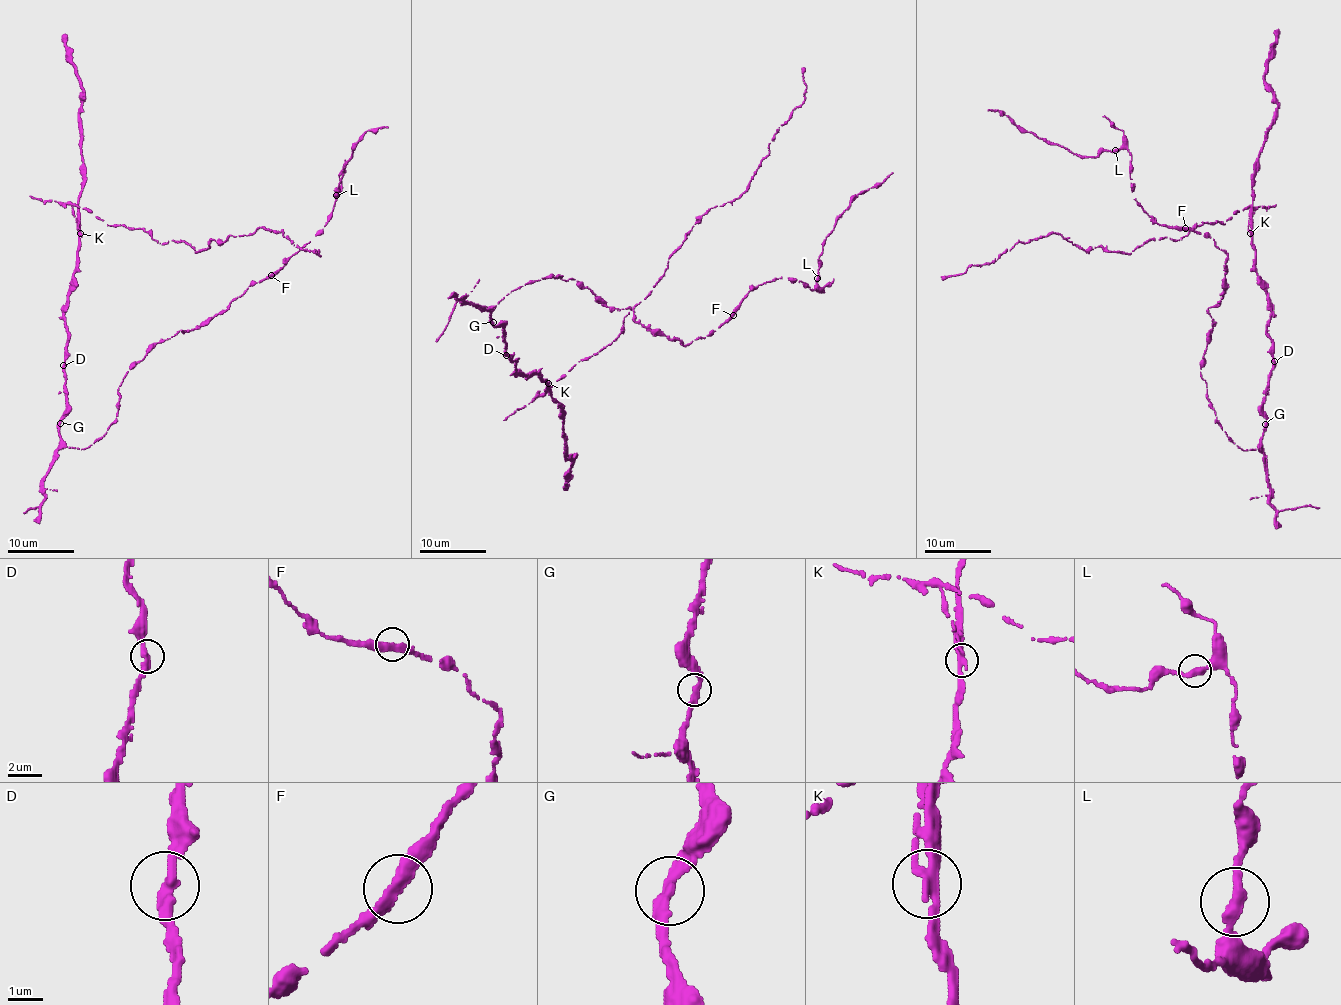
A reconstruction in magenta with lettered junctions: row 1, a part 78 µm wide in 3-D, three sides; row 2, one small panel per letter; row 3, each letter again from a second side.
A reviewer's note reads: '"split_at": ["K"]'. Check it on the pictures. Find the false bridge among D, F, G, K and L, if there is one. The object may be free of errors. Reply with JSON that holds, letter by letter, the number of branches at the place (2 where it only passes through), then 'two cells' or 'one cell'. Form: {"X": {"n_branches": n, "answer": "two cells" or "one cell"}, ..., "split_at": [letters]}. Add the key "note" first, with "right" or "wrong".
{"note": "right", "D": {"n_branches": 2, "answer": "one cell"}, "F": {"n_branches": 2, "answer": "one cell"}, "G": {"n_branches": 2, "answer": "one cell"}, "K": {"n_branches": 2, "answer": "two cells"}, "L": {"n_branches": 2, "answer": "one cell"}, "split_at": ["K"]}

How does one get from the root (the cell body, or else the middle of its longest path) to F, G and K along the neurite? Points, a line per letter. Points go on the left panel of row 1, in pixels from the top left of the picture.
F: (66, 398), (59, 440), (89, 447), (117, 416), (119, 385), (147, 349), (204, 326), (271, 275)
G: (66, 398), (66, 414), (60, 423)
K: (66, 398), (64, 306), (77, 265), (79, 233)

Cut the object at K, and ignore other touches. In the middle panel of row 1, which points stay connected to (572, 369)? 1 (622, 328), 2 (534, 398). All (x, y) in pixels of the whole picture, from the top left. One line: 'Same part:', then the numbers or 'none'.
Same part: 1, 2

